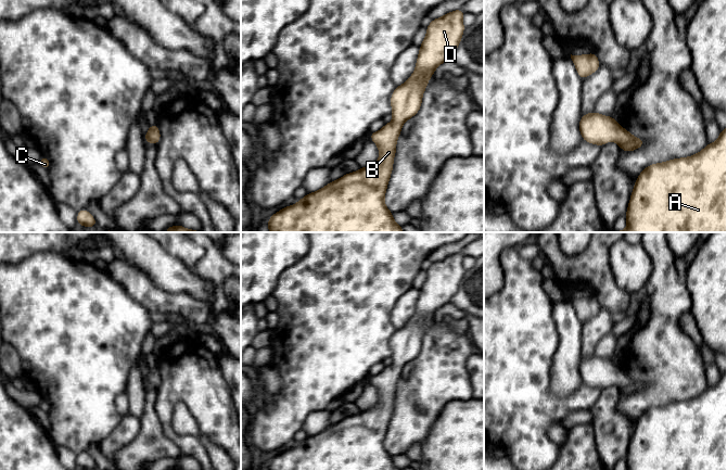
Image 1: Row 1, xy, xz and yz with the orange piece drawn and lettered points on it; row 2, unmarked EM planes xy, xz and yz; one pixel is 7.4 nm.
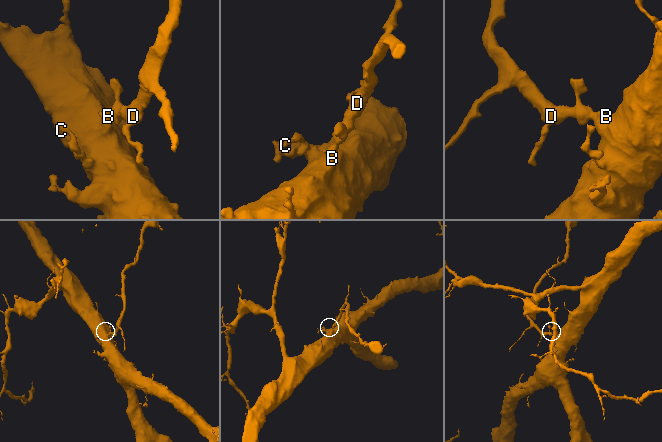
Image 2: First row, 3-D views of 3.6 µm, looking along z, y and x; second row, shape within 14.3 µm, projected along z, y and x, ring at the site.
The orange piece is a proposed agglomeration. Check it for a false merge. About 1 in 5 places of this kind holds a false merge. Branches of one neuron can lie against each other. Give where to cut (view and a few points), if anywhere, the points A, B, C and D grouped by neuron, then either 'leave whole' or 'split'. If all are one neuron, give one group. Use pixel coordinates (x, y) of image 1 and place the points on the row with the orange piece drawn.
cut none; groups A B C D; leave whole

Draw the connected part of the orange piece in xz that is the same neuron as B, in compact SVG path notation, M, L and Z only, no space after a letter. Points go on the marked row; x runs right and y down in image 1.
M461 9L455 10L432 20L426 27L426 36L420 46L413 74L392 93L393 122L385 124L381 130L370 134L370 139L379 148L378 162L346 174L322 189L308 193L296 204L278 211L267 221L269 232L404 232L401 226L394 221L393 213L384 204L384 195L393 170L396 142L403 124L419 112L423 92L436 67L449 60L458 48L465 28L462 23L463 15Z

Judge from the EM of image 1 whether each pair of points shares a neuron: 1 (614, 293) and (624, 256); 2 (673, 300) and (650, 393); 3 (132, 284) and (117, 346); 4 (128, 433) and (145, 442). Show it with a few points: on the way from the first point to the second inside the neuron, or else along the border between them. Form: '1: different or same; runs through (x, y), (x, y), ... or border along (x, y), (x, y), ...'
1: different; border along (608, 259), (614, 281), (629, 294)
2: same; runs through (663, 322), (663, 370)
3: different; border along (112, 278), (130, 296), (151, 310)
4: different; border along (140, 418), (138, 434), (115, 453)

